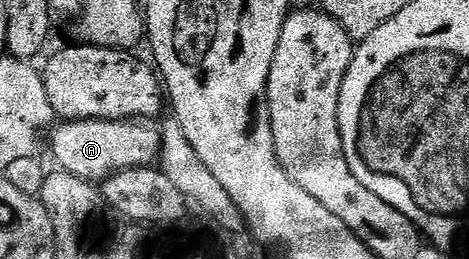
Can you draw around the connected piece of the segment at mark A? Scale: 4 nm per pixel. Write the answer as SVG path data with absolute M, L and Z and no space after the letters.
M73 119L61 122L50 131L55 166L89 181L103 181L127 167L147 167L161 154L161 132L152 126L151 122L135 119Z

